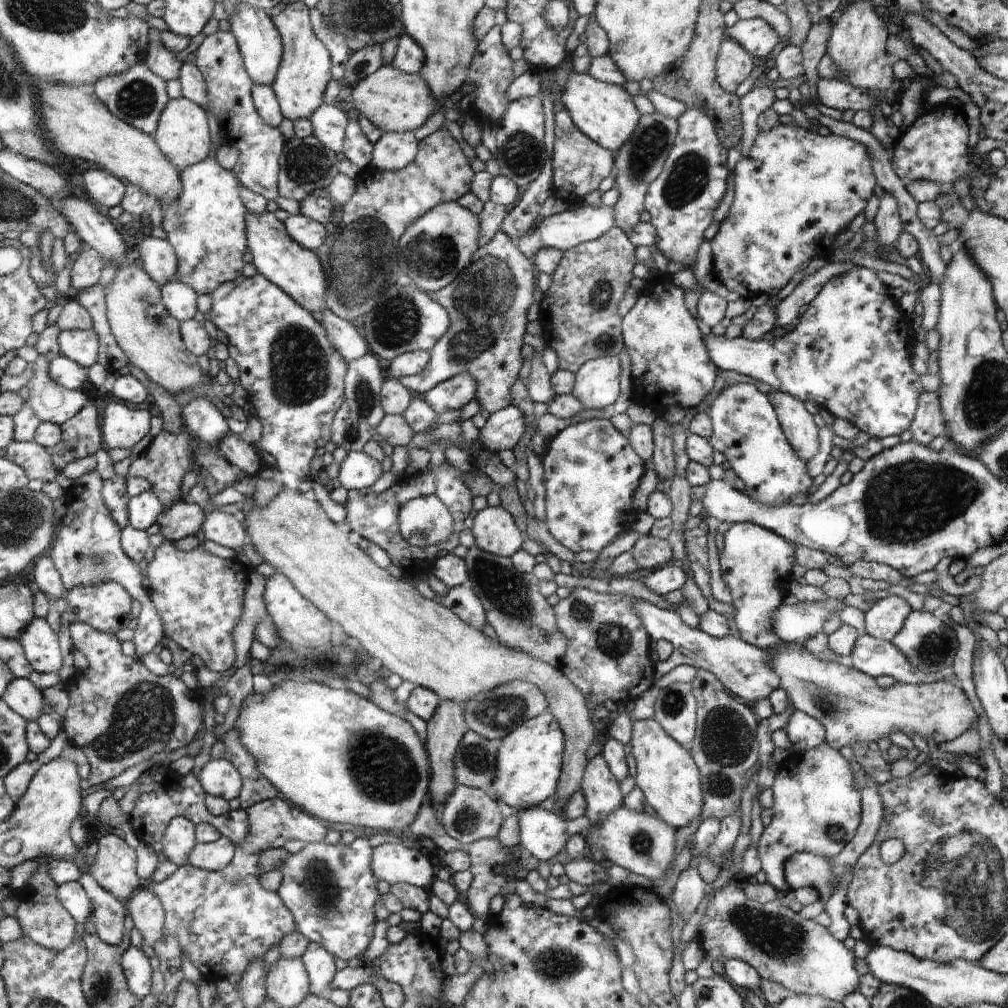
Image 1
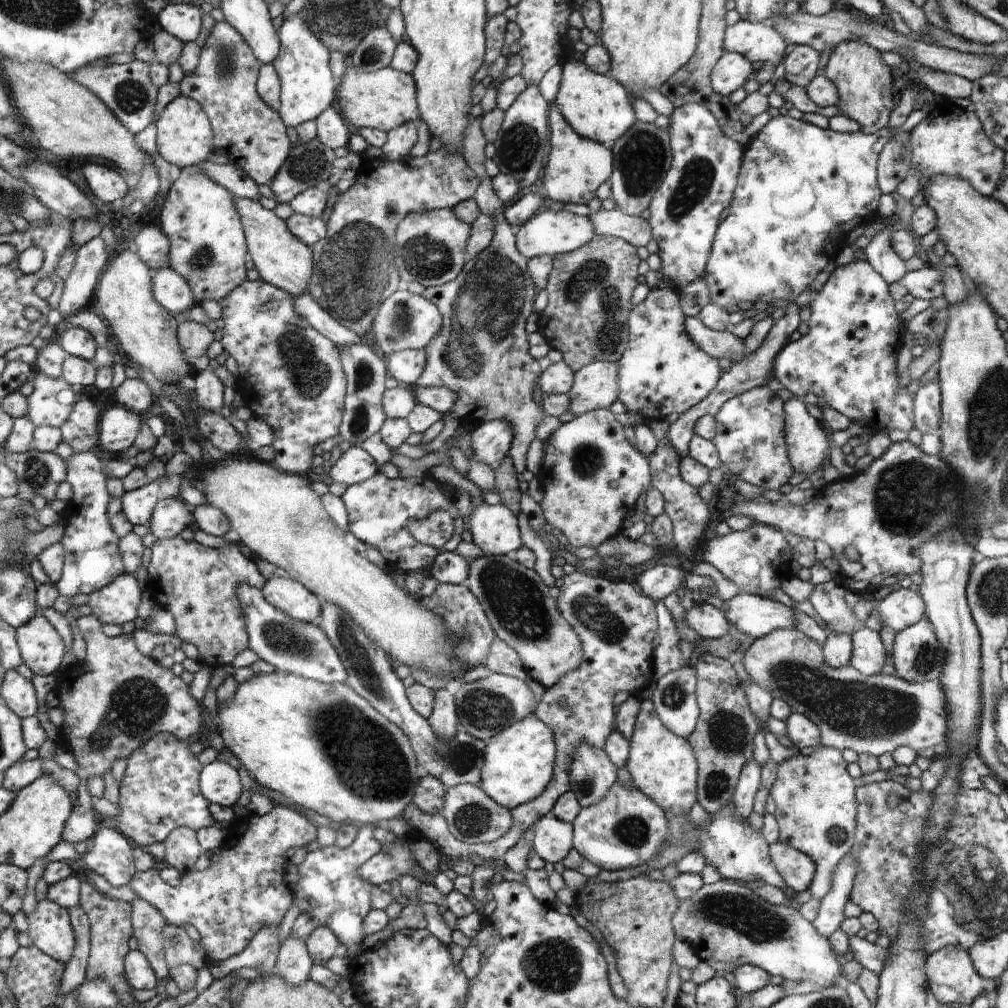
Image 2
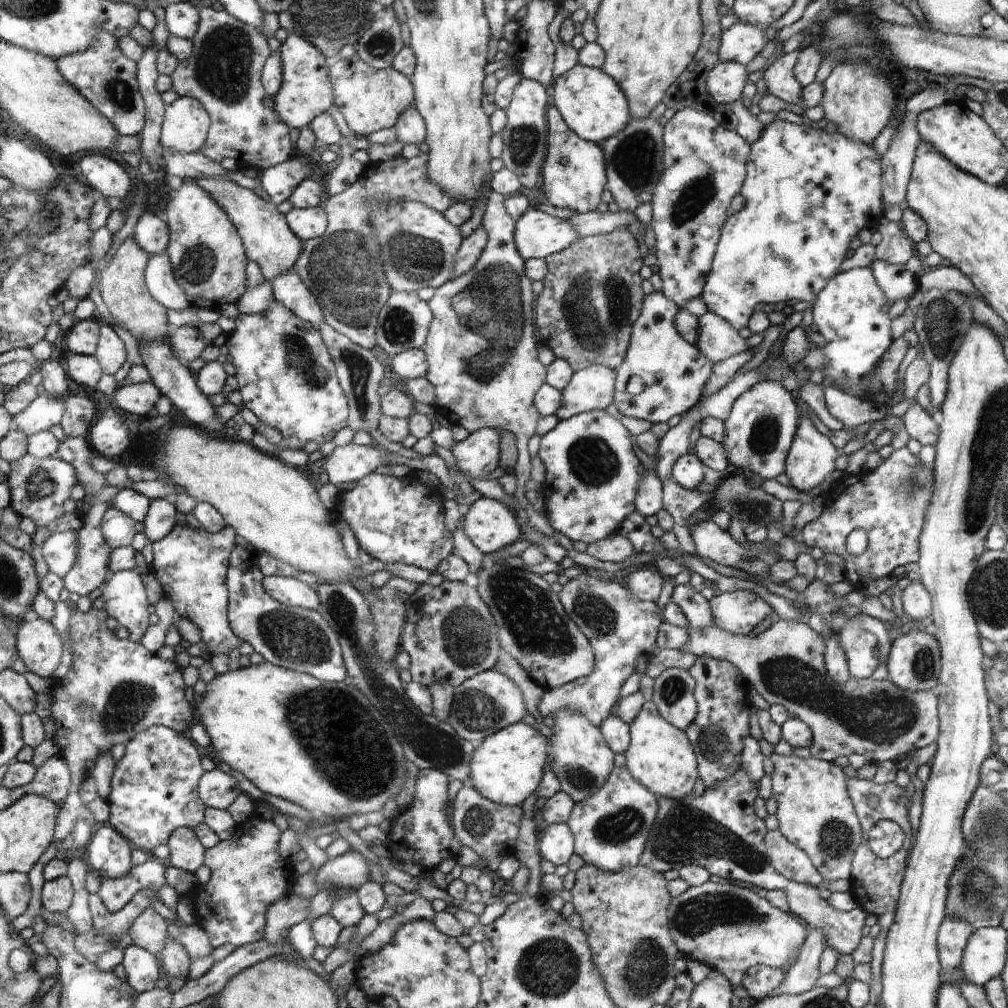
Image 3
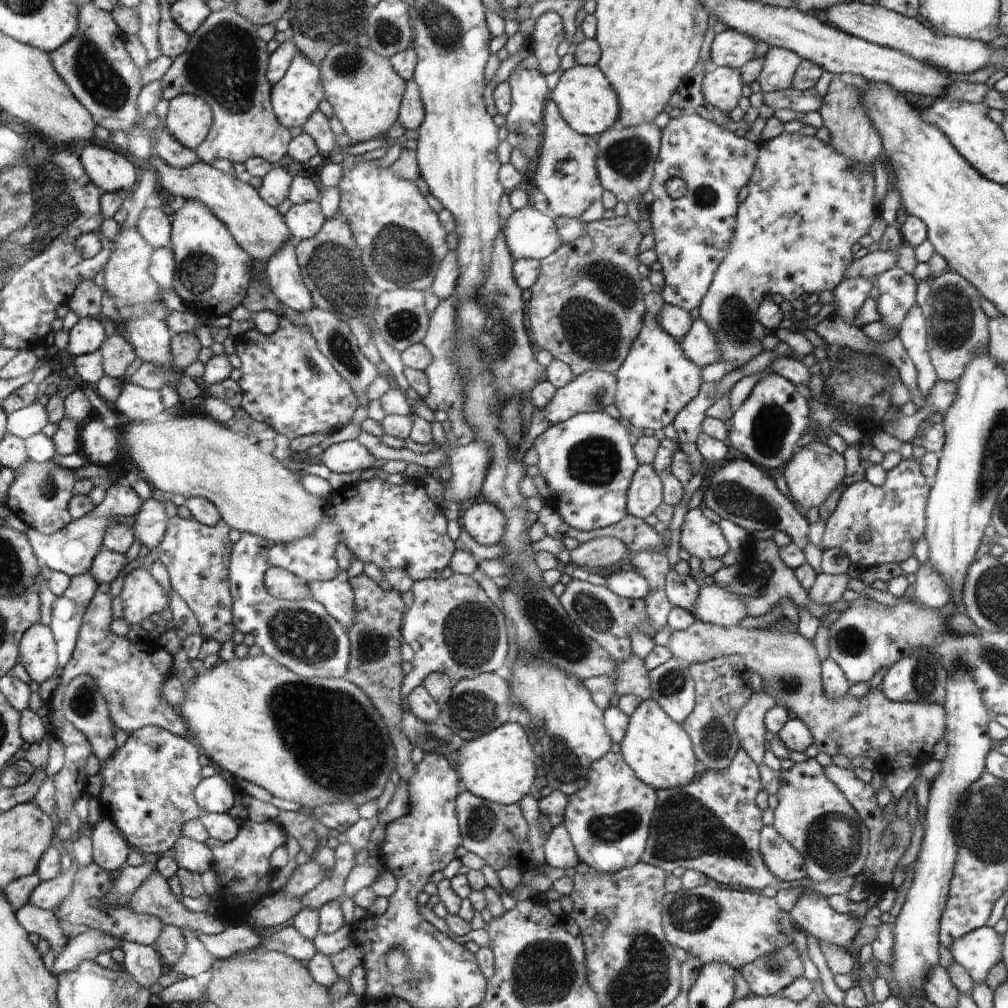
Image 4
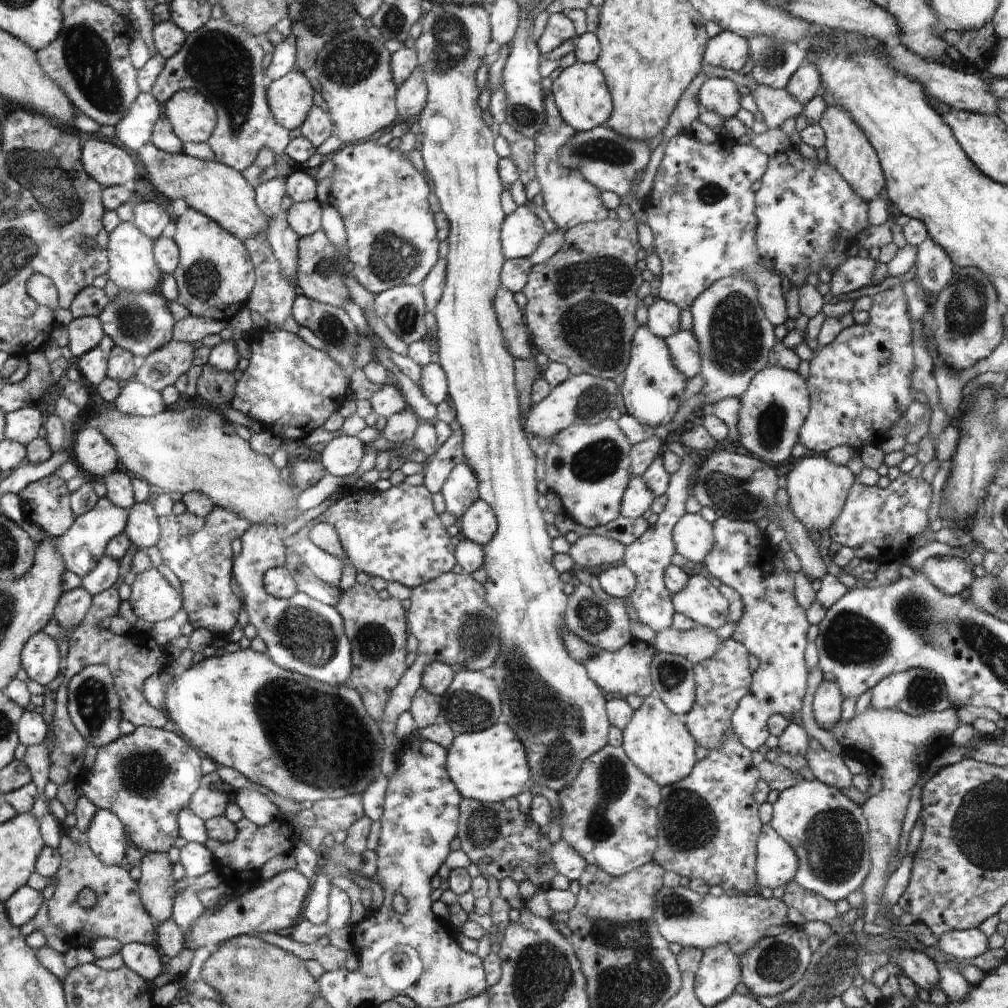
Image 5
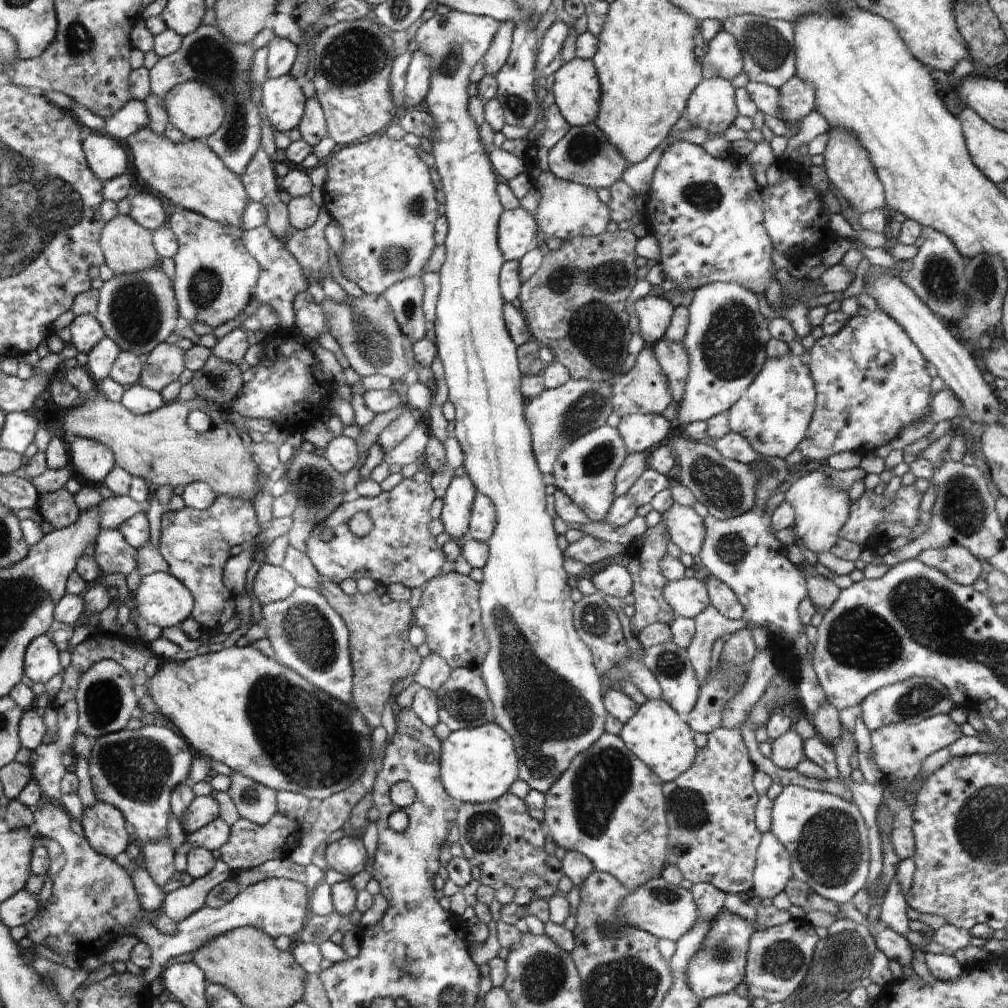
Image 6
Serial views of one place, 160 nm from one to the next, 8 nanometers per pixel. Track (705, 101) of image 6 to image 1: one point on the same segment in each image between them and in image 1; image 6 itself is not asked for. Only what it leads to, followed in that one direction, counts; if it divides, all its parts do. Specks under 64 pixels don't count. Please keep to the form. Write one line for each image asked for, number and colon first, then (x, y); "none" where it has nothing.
1: (734, 65)
2: (732, 70)
3: (726, 81)
4: (722, 87)
5: (719, 95)

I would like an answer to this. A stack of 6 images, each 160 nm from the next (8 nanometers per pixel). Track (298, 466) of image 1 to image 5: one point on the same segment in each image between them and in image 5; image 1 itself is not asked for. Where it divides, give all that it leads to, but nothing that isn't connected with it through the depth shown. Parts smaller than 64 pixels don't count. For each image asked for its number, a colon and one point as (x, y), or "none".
2: (291, 374)
3: (285, 374)
4: (287, 383)
5: (289, 386)

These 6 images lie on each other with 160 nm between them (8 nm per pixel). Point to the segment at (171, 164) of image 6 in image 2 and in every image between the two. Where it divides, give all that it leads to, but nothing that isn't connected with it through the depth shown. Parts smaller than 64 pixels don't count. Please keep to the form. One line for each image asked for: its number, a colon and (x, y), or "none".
2: (281, 259)
3: (269, 241)
4: (260, 230)
5: (219, 192)

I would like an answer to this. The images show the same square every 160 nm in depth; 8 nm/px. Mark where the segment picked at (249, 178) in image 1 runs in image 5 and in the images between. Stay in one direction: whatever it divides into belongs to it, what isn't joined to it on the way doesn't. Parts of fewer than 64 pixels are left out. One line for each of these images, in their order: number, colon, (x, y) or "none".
2: (253, 137)
3: (224, 72)
4: (226, 62)
5: (223, 61)

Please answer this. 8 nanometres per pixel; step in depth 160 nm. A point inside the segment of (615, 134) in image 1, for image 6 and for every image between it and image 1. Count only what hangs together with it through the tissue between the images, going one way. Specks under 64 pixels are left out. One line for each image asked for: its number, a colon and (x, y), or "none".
2: (598, 107)
3: (592, 103)
4: (585, 97)
5: (580, 92)
6: (577, 90)

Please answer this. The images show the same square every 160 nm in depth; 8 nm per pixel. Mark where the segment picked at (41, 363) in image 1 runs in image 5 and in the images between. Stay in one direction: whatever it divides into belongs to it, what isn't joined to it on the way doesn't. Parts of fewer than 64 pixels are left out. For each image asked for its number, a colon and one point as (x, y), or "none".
2: (53, 401)
3: (45, 412)
4: (26, 422)
5: (23, 426)

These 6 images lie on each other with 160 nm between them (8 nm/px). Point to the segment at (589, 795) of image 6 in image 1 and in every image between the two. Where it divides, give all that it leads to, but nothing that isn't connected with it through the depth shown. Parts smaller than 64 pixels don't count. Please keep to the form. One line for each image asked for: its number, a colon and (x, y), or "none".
1: (641, 842)
2: (626, 831)
3: (611, 827)
4: (609, 822)
5: (609, 813)

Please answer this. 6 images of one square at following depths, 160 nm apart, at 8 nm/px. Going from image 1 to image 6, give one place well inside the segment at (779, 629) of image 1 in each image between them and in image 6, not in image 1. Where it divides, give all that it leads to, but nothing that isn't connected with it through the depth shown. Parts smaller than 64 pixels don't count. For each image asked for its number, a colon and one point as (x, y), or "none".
2: (753, 615)
3: (739, 611)
4: (716, 605)
5: (700, 601)
6: (688, 597)

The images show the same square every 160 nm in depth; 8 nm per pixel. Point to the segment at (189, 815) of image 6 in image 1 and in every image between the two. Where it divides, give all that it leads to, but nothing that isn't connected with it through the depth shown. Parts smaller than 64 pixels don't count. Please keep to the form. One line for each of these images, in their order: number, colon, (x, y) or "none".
1: (220, 778)
2: (220, 783)
3: (218, 790)
4: (215, 794)
5: (207, 803)

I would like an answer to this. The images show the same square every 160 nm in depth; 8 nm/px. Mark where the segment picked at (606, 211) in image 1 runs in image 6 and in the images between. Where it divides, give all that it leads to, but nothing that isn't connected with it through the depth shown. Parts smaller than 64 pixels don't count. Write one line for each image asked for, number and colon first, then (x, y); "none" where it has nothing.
2: (550, 233)
3: (538, 235)
4: (530, 234)
5: (522, 232)
6: (517, 229)

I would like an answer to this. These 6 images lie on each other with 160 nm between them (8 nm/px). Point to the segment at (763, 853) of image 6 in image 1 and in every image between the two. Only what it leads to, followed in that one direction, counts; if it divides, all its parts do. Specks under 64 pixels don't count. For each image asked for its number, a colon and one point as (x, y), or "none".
1: (804, 870)
2: (798, 870)
3: (788, 859)
4: (787, 863)
5: (777, 864)

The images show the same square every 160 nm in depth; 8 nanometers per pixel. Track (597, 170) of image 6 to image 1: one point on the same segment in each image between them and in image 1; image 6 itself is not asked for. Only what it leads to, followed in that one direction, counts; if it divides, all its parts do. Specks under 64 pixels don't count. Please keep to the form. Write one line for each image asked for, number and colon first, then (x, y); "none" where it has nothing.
1: (637, 164)
2: (644, 152)
3: (633, 157)
4: (626, 155)
5: (610, 161)

